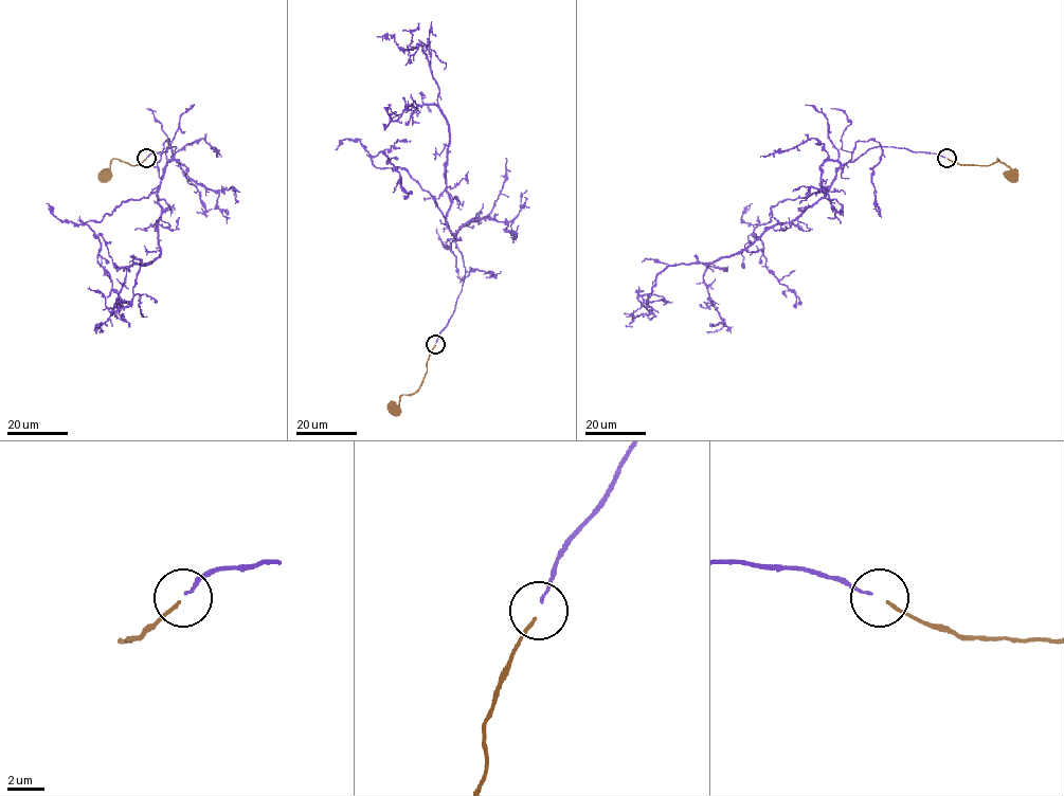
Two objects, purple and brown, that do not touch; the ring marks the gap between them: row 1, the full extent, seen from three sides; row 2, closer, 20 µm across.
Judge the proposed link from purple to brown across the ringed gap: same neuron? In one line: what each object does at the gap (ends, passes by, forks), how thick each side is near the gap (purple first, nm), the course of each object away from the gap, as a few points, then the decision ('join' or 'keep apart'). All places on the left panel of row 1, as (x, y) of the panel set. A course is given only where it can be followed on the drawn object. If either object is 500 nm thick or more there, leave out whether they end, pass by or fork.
purple ends | brown ends | 150/200 nm | purple via (147, 158), (175, 146), (158, 193), (159, 256), (140, 267), (128, 306), (109, 311), (105, 297), (89, 286) | brown via (146, 158), (138, 165), (113, 158), (106, 175) | join

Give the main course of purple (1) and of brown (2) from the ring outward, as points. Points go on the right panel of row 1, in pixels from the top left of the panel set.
1: (945, 158), (869, 148), (795, 219), (729, 256), (665, 267), (651, 310), (638, 286)
2: (948, 158), (959, 164), (975, 165), (988, 165), (997, 158), (1014, 175)

